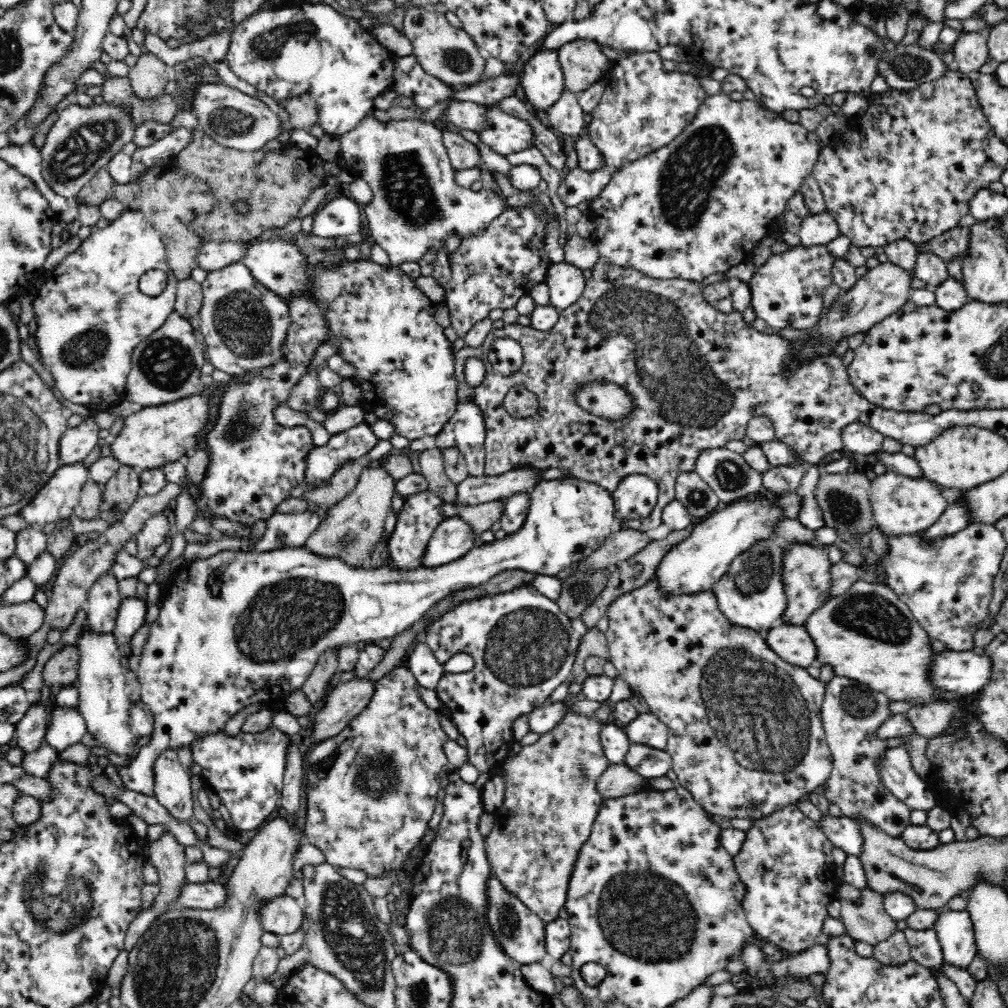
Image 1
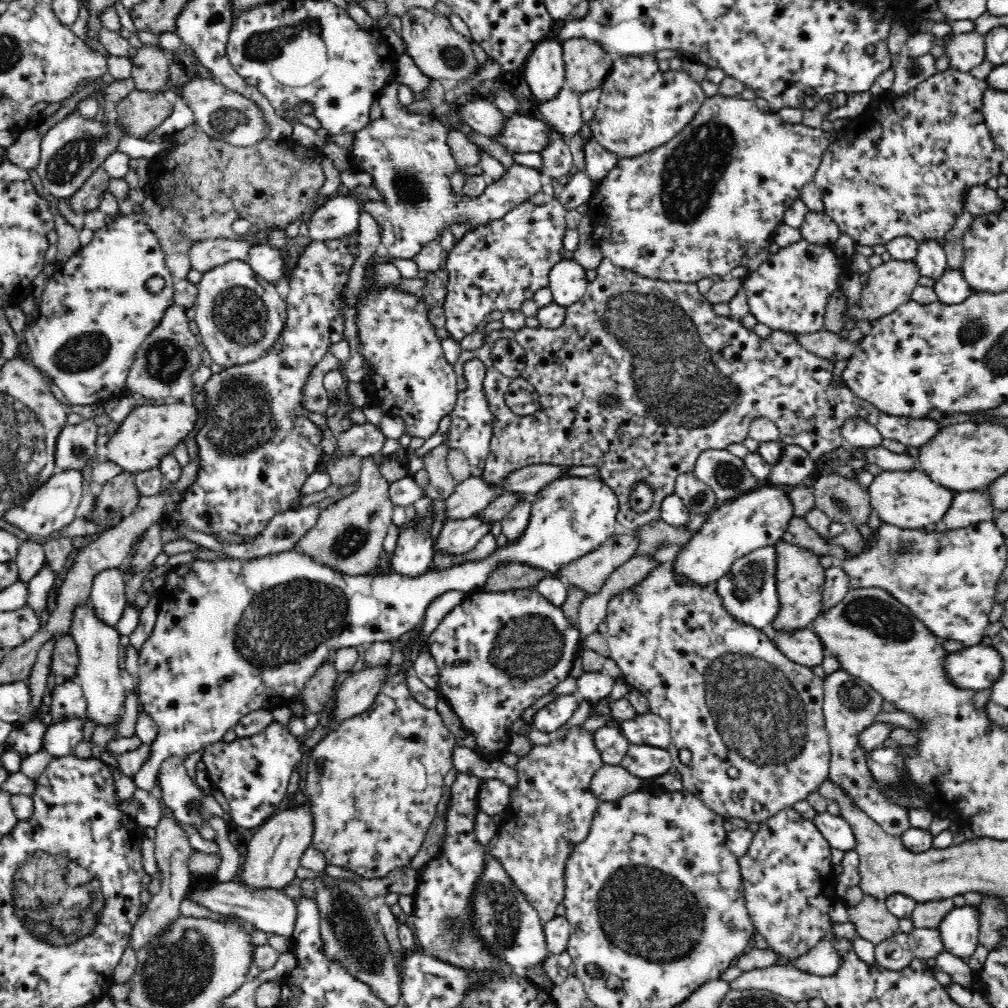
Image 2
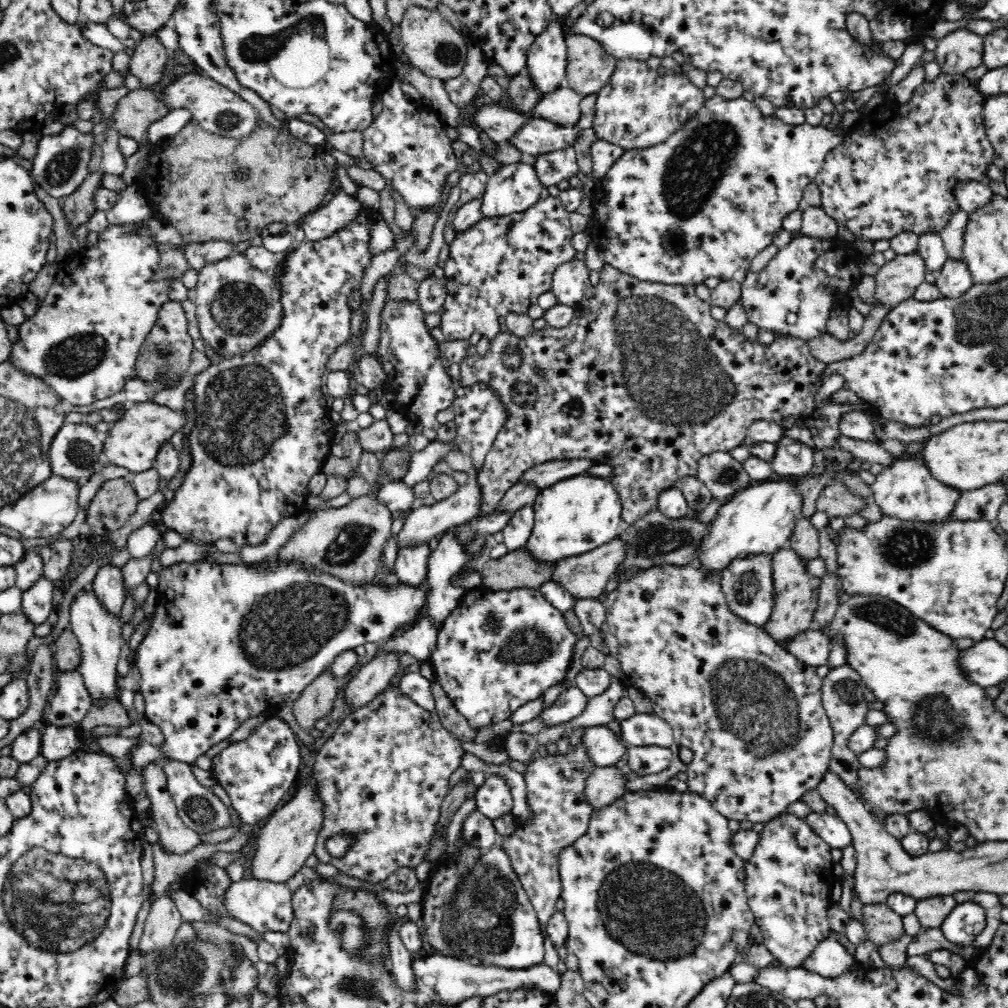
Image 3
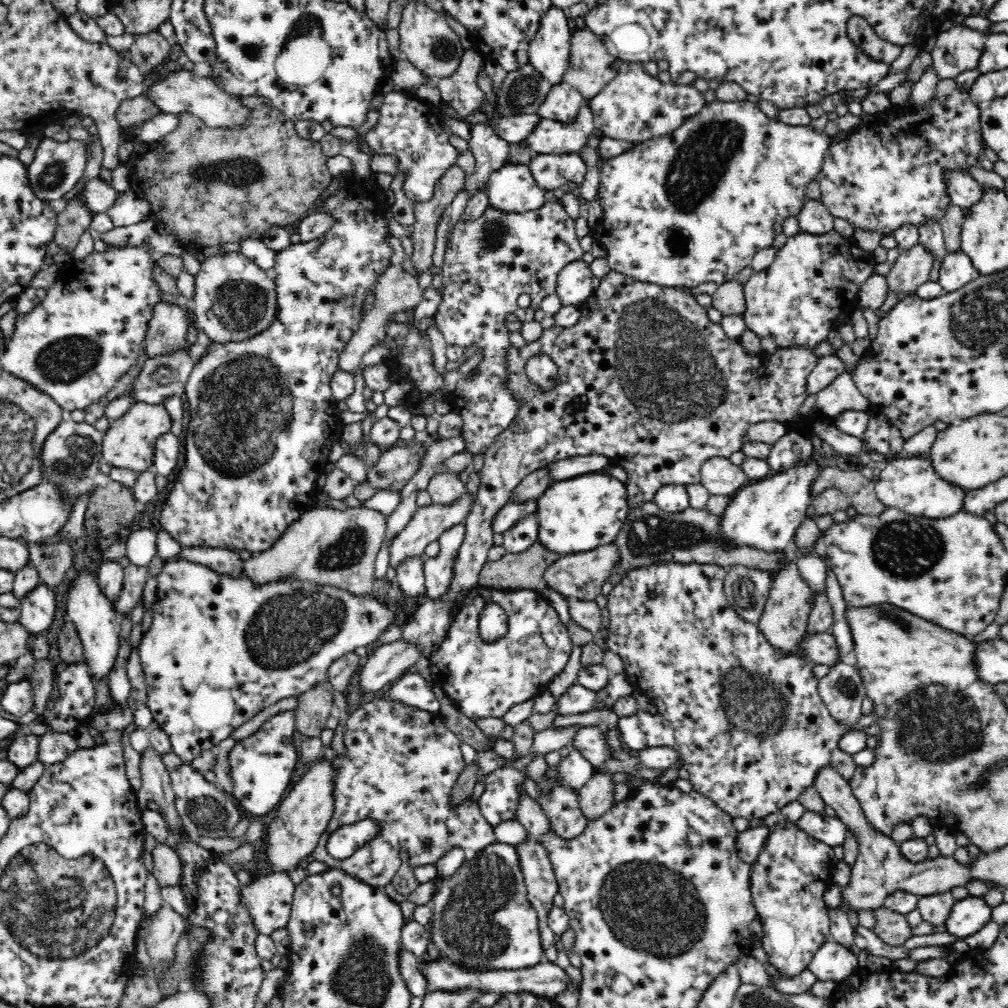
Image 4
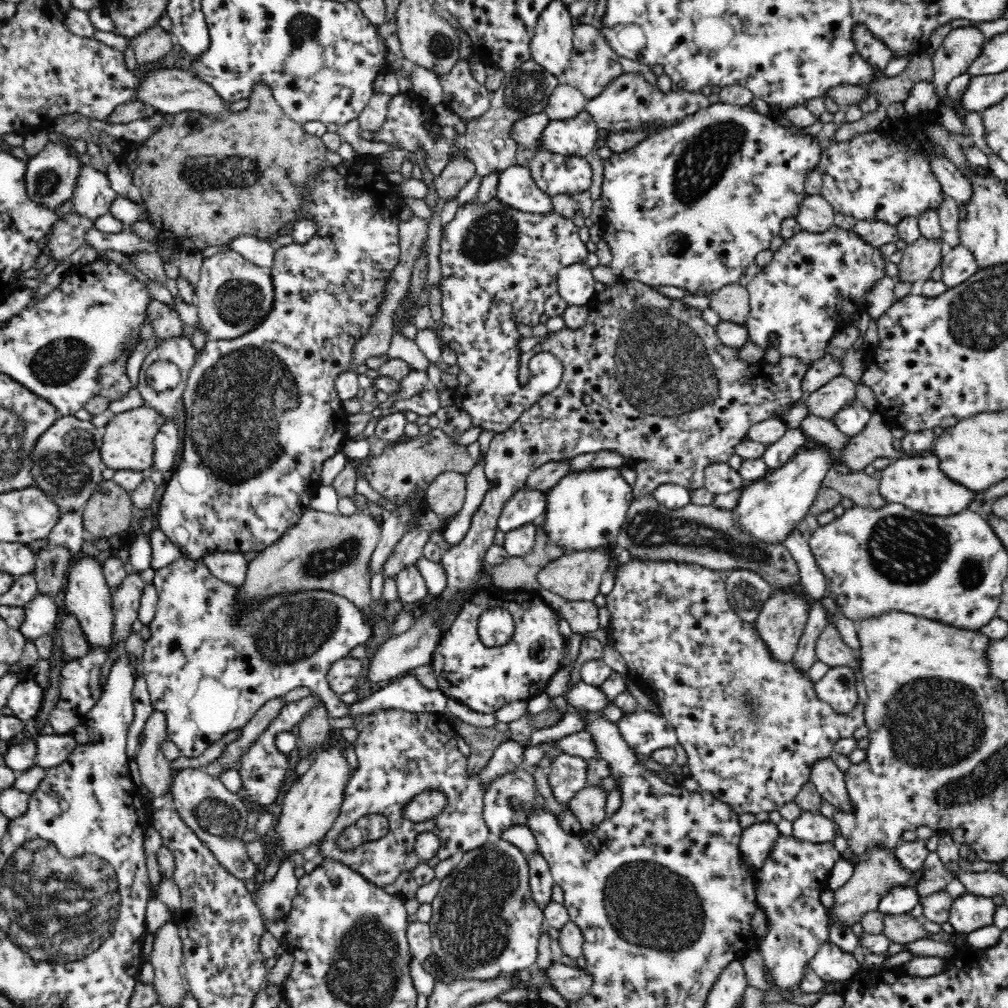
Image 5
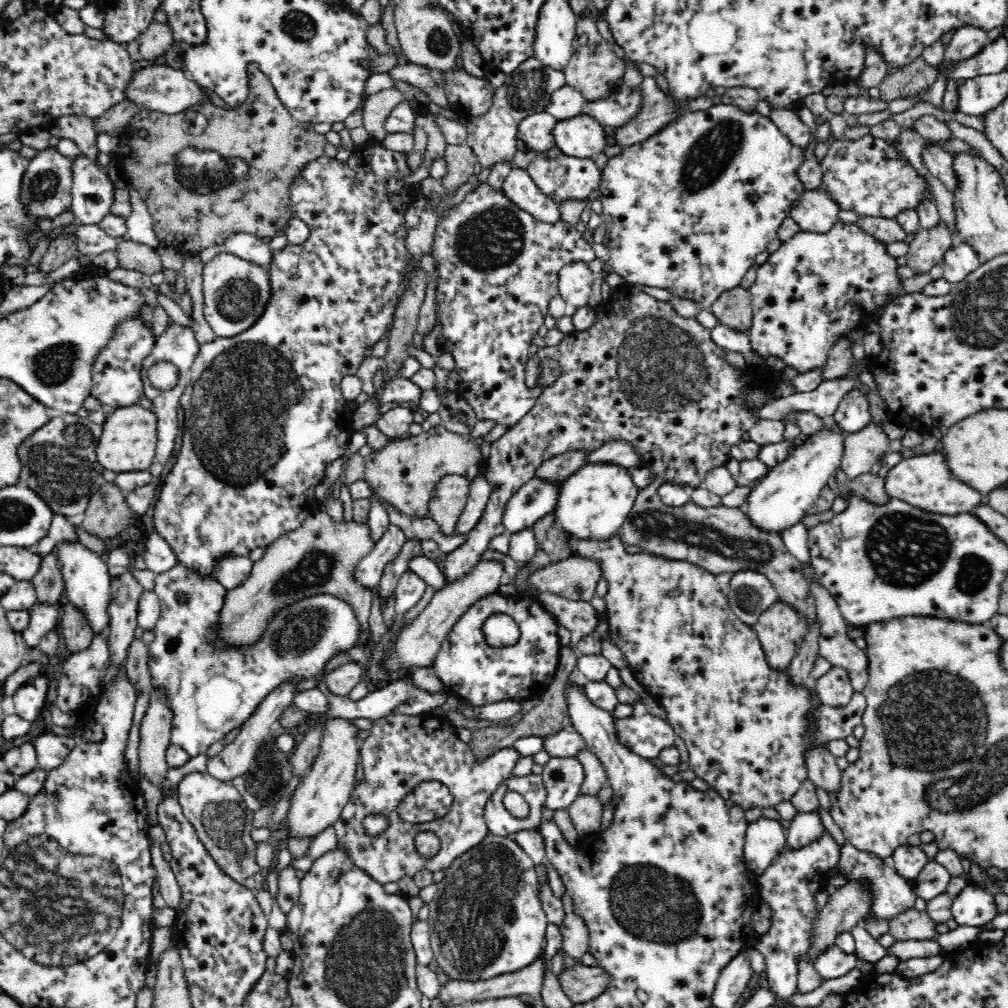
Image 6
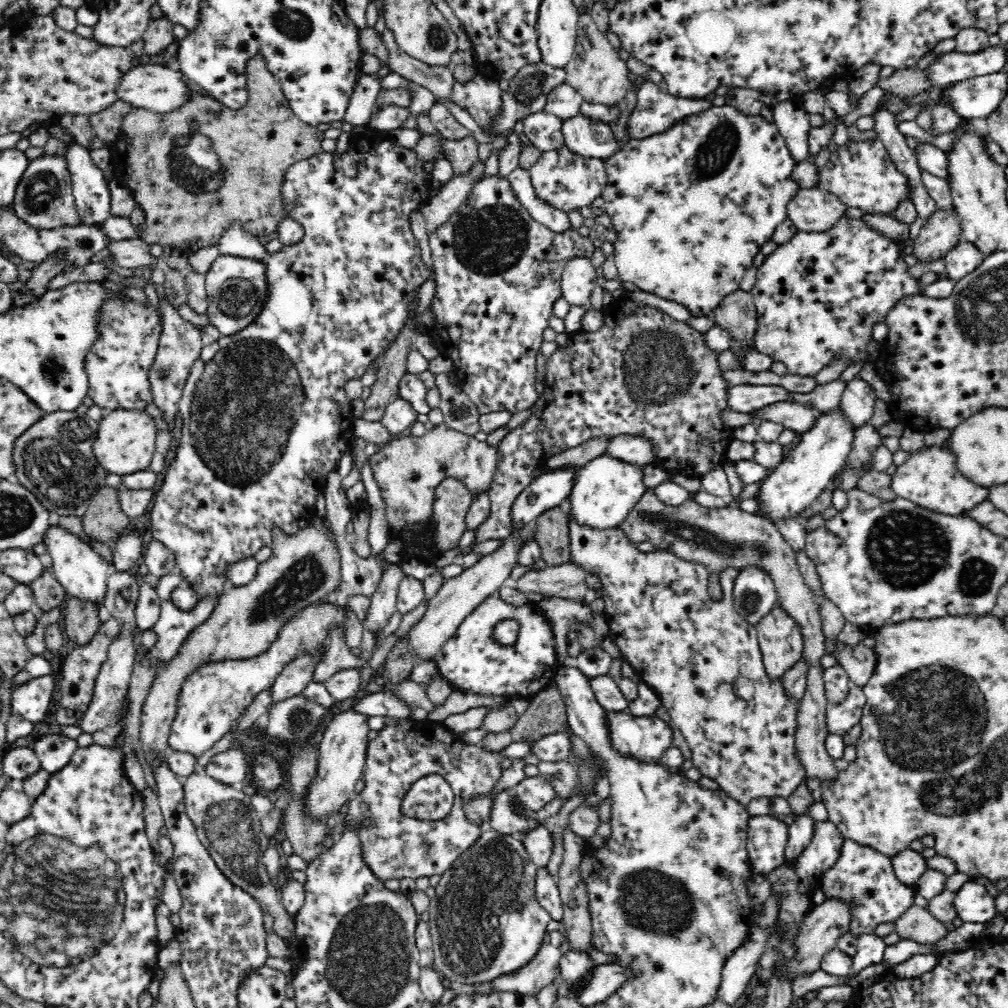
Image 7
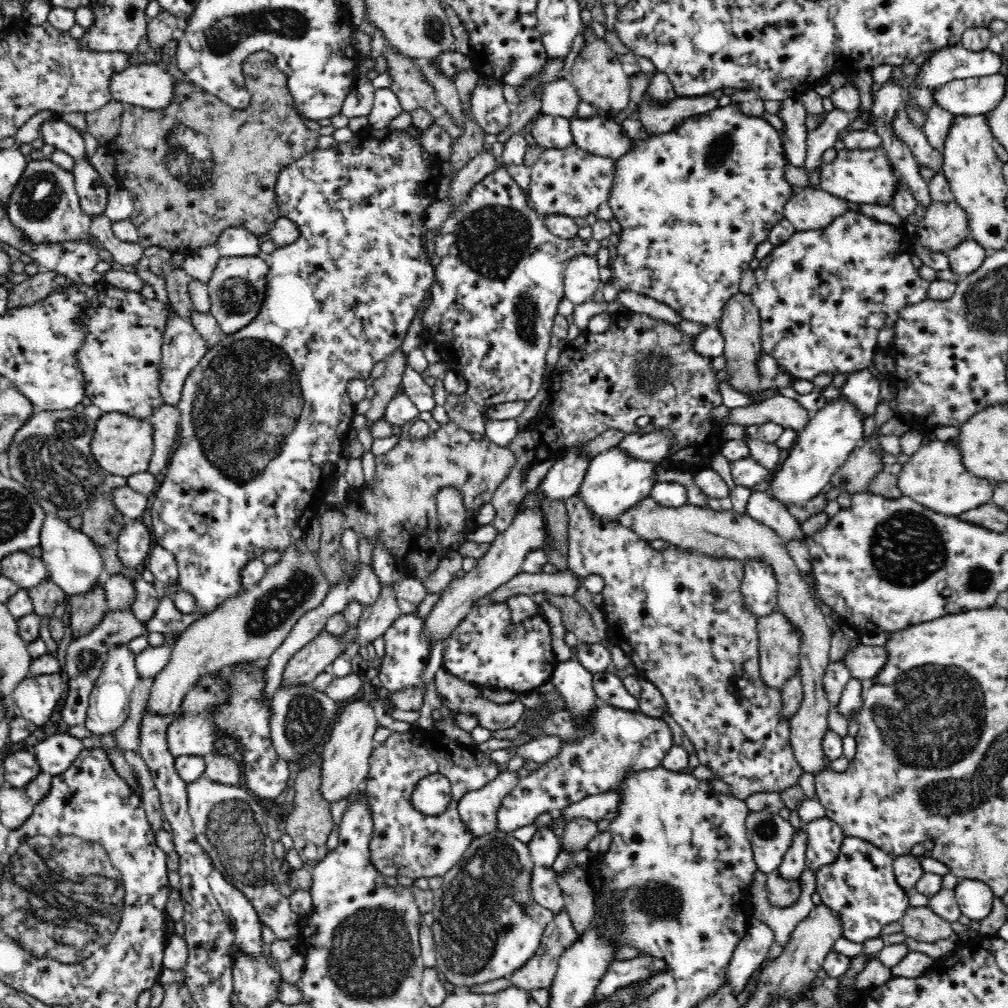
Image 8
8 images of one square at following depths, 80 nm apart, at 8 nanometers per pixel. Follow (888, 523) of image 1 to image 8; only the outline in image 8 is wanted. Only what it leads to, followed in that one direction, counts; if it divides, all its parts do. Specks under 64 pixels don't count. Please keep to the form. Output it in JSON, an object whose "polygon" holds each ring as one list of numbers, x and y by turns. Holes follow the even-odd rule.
{"polygon":[[947,441,924,442,901,466,896,485,901,495,948,516,959,517,963,512,990,502,992,498,992,484,966,472,960,461,960,449,954,442]]}

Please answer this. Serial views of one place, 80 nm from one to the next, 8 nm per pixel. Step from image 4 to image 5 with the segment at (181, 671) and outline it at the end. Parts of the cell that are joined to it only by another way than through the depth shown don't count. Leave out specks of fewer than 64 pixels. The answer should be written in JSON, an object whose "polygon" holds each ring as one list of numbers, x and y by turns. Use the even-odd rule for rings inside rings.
{"polygon":[[184,554,178,558,178,560,172,562,172,564,164,566,164,568,158,568,158,570,155,571,153,583,158,591,158,604,156,614,154,614,154,618,152,618,152,622,149,624,151,634,144,642,142,673,148,684,152,707,154,711,162,712,165,715,168,739,181,751,181,755,185,760,200,756,208,747,221,740,228,732,244,728,245,725,256,716,256,712,260,711,260,708,264,708,264,704,272,702,272,700,276,698,282,698,289,692,301,687,310,689,314,696,318,696,320,699,324,700,324,705,326,705,326,709,328,709,328,713,330,713,332,719,342,718,342,716,346,716,346,714,351,718,357,715,368,715,369,713,388,708,414,712,415,714,423,714,424,712,440,714,445,712,446,702,449,699,447,695,438,689,430,690,426,688,426,686,422,685,422,682,410,672,403,677,392,680,386,688,378,690,378,692,372,694,370,698,362,702,357,702,353,706,342,704,339,696,330,689,329,681,327,680,327,672,331,664,335,663,336,660,340,660,342,657,348,656,349,652,353,648,356,648,356,646,363,644,369,647,369,639,372,638,374,634,374,626,376,626,376,621,378,620,378,615,372,612,369,606,358,608,351,600,344,598,344,596,340,596,329,590,318,590,317,588,312,588,312,590,294,590,292,594,289,594,289,592,280,592,280,594,272,594,266,596,266,598,239,600,237,596,241,586,228,584,218,579,210,573,204,563,192,560]]}

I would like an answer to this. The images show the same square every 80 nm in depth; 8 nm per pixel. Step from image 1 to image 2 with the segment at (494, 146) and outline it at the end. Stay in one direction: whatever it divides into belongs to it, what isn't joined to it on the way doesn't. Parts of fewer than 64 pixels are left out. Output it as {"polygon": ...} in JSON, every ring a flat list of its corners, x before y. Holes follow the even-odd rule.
{"polygon":[[506,114,502,130,490,139,502,145,508,152,540,152,548,144,548,136,553,132,545,121,535,117]]}

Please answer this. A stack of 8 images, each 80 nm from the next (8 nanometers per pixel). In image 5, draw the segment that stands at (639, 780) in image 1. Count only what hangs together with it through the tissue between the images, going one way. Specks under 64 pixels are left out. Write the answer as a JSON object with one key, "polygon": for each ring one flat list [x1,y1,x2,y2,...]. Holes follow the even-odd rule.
{"polygon":[[587,784,569,800,572,813,582,825,582,832,594,831,606,819,607,790,600,784]]}

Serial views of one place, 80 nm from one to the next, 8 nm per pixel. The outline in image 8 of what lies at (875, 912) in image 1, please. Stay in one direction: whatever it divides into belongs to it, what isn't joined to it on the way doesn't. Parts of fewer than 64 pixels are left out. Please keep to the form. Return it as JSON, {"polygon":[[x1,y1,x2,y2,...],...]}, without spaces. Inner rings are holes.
{"polygon":[[929,906,906,909,904,916,900,918,902,933,918,942,936,942,942,938,953,938,953,930,950,922,936,915]]}

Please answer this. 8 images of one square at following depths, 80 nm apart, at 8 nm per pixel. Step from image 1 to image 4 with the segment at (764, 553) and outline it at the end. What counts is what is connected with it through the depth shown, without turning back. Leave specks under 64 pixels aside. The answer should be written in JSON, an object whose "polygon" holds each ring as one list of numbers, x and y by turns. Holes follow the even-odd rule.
{"polygon":[[732,564,723,582,728,606,744,620,757,624,765,613,771,578,771,573,763,568]]}

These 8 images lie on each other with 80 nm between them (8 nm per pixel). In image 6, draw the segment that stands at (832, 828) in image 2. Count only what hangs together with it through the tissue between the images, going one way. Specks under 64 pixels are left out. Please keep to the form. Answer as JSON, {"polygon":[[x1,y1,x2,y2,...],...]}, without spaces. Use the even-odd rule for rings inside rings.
{"polygon":[[814,812,799,813,789,822,787,845,792,848,802,848,812,841,820,840,824,833,828,833,820,819,820,814]]}

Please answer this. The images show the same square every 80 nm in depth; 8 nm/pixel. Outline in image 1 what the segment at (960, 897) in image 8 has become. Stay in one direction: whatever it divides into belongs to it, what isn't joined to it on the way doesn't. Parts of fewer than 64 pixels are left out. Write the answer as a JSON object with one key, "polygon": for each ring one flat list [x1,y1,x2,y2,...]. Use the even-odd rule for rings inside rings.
{"polygon":[[942,910,933,929,940,941,943,963,967,970,978,954,968,911]]}

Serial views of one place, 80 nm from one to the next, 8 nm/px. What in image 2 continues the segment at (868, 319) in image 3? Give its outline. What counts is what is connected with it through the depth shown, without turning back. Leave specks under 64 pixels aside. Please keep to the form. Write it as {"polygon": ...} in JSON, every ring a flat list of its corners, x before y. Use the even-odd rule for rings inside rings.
{"polygon":[[825,330,811,334,796,334,796,341,806,350,813,352,820,358,838,362,838,360,850,358,859,345,841,340,839,334]]}

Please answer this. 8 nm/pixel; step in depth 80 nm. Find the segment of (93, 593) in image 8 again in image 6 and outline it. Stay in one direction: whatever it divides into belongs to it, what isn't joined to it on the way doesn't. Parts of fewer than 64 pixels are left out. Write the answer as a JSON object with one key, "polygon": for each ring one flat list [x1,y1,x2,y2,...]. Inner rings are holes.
{"polygon":[[70,602,62,605,60,609,58,629,67,650,71,654,84,652,91,645,94,636,88,625,88,619]]}

